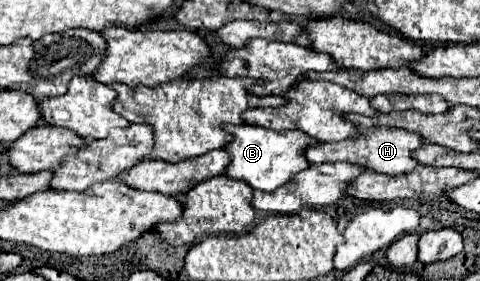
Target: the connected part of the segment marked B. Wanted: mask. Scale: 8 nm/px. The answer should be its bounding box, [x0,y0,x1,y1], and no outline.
[226,124,318,192]

